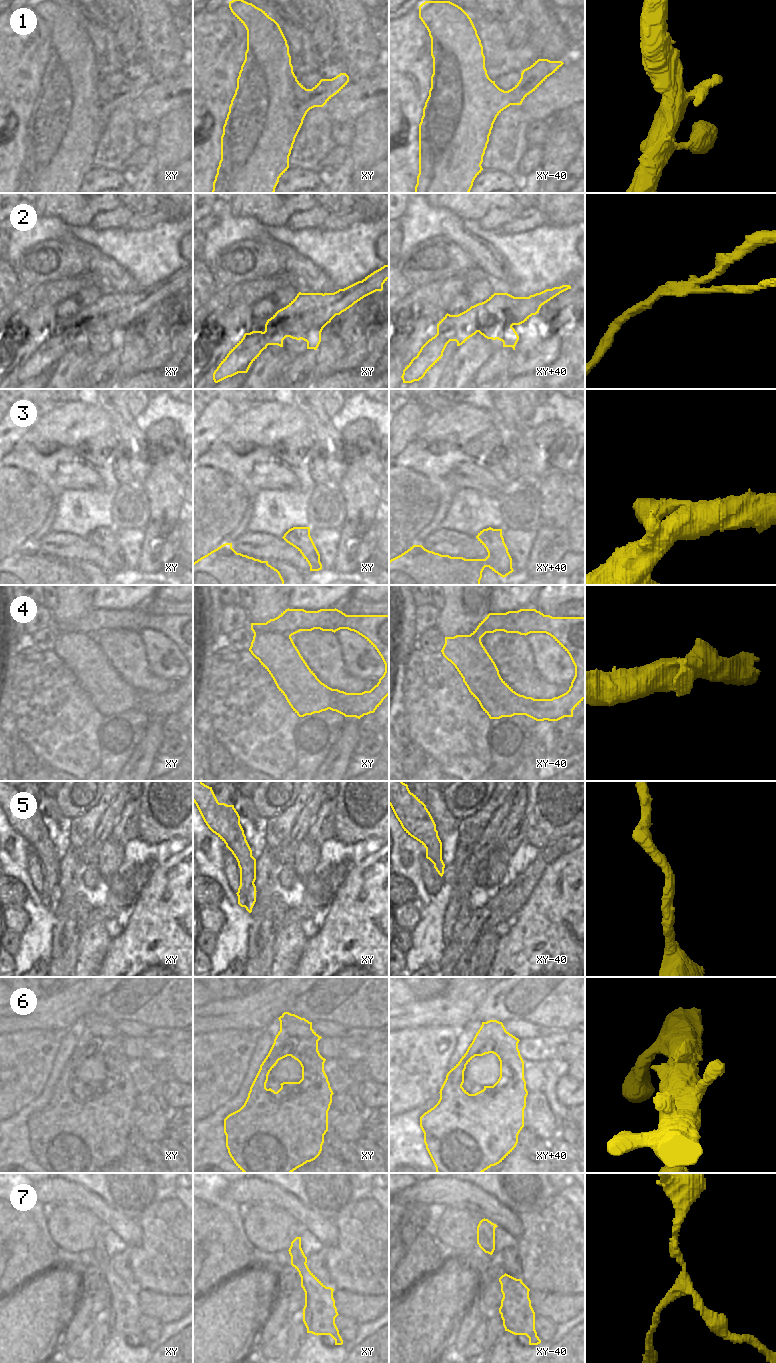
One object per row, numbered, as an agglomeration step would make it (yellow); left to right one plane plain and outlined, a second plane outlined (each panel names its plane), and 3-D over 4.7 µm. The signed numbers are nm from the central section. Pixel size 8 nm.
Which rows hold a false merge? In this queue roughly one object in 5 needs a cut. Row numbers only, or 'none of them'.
2

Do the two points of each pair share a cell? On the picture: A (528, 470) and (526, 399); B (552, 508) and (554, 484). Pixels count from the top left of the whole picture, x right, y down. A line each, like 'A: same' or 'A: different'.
A: different
B: same

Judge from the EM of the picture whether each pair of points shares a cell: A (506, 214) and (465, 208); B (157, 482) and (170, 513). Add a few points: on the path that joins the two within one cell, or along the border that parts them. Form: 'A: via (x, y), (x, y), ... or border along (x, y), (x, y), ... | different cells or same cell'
A: border along (511, 208), (491, 208), (478, 220) | different cells
B: via (163, 490), (167, 505) | same cell

